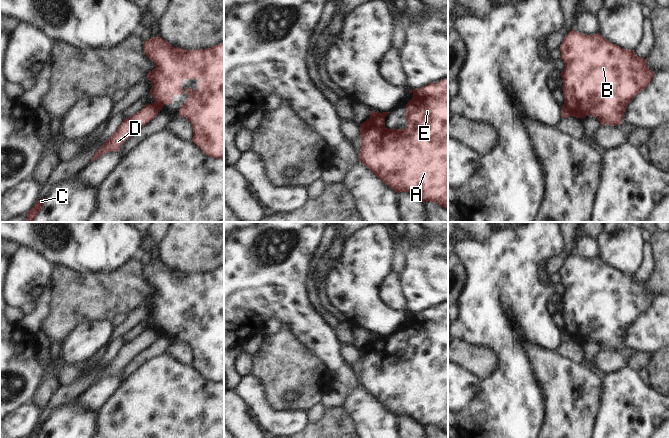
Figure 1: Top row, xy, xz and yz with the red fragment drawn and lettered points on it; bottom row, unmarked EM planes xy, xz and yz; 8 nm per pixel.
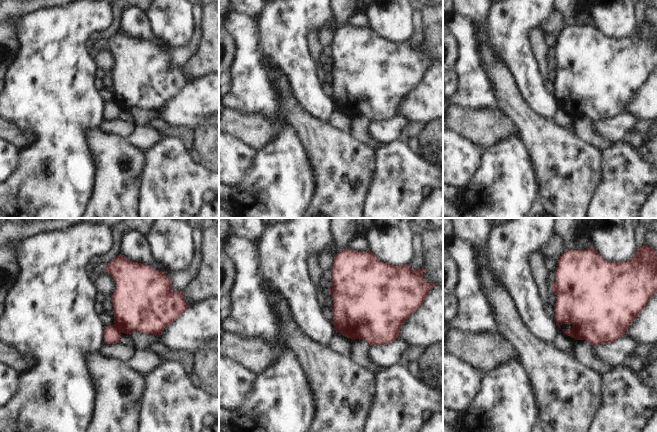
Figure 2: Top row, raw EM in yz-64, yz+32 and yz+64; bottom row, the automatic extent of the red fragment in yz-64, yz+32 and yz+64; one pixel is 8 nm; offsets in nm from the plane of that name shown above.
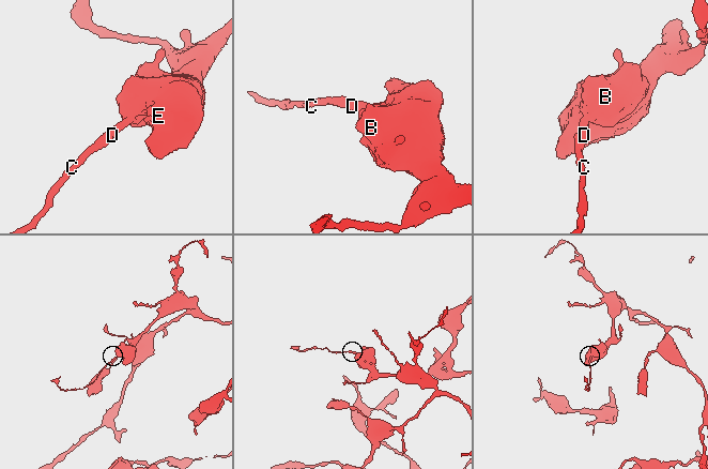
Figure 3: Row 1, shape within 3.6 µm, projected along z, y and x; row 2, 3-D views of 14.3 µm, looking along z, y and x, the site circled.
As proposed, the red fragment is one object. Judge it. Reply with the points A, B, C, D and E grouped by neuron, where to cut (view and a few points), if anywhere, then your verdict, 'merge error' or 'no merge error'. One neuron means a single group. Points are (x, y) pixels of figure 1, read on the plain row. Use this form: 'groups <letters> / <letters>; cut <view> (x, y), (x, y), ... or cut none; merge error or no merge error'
groups A B E / C D; cut yz (563, 329), (571, 339); merge error

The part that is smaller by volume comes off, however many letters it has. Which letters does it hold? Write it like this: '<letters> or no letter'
C, D

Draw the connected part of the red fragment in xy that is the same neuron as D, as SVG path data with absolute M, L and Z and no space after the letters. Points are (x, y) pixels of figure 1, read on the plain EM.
M147 328L139 336L125 343L112 360L106 364L101 372L93 379L91 386L98 383L106 376L118 375L133 357L153 344L157 339L157 332L152 328Z

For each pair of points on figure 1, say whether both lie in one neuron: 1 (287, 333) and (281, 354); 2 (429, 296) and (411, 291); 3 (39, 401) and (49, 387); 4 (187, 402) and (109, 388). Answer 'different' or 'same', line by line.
1: same
2: same
3: same
4: different

